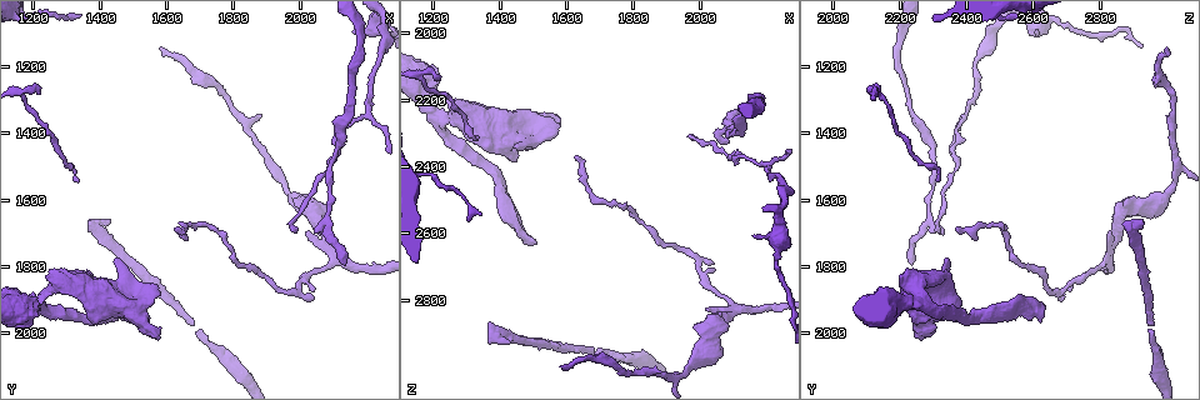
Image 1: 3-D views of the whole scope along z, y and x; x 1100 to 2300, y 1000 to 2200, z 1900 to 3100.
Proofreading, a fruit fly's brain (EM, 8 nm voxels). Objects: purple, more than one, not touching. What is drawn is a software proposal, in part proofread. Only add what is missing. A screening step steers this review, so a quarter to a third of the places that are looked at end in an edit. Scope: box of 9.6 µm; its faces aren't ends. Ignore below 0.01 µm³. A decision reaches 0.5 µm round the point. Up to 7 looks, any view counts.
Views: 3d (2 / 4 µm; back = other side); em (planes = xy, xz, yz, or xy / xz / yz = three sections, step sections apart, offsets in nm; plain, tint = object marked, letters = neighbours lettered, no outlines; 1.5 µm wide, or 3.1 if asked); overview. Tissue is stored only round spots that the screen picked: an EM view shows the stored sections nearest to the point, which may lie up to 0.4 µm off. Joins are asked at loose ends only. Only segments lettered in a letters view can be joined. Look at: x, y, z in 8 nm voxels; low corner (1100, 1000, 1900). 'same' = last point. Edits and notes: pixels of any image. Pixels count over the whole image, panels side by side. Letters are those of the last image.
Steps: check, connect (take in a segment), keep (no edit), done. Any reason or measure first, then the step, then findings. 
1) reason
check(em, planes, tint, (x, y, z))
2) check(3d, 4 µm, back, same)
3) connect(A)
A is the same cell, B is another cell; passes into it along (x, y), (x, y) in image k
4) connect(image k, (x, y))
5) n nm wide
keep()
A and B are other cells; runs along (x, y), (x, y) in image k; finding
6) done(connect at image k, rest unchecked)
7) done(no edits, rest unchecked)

check(3d, 2 µm, (2090, 1690, 2330))

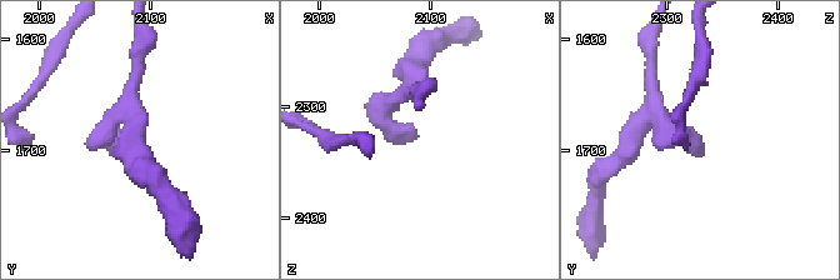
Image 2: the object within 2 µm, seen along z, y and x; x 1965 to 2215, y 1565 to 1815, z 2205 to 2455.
now the EM
check(em, planes, letters, (2088, 1694, 2330))

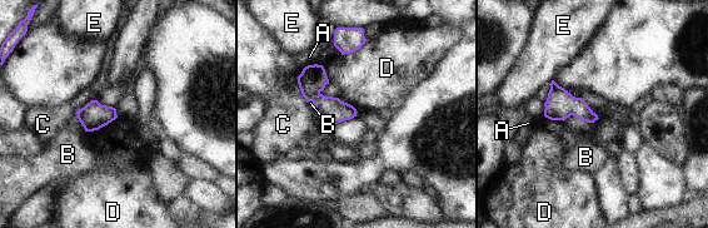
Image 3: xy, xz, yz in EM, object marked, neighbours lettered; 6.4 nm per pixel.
140 nm wide
keep()
A, B, C, D and E are other cells; border along (118, 117), (98, 129), (88, 132) in image 3; no lettered segment goes on from it

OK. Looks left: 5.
tapers out
check(em, xz, step 4, tint, (2160, 1090, 2600))

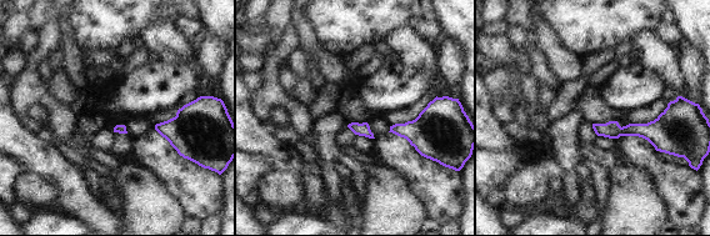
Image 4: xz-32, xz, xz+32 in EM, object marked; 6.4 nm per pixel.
another direction
check(em, planes, letters, same)

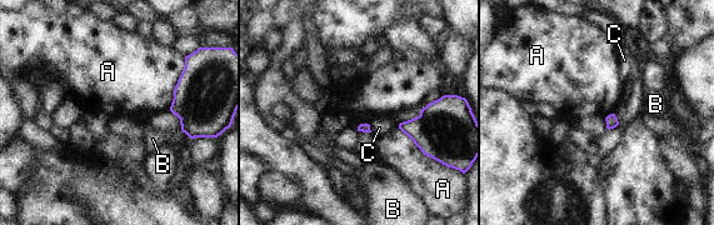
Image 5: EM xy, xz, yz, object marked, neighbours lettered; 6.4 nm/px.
keep()
A, B and C are other cells; border along (185, 61), (169, 110) in image 5; none of them fits

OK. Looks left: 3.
end of a long branch
check(em, xy, step 4, tint, (1340, 1550, 2320))

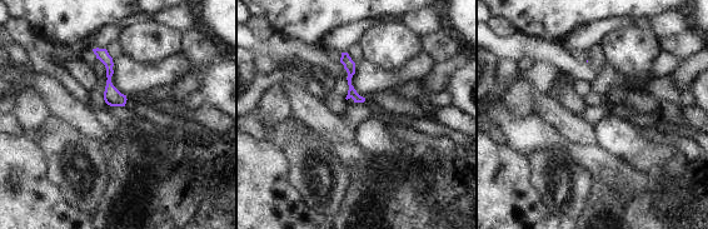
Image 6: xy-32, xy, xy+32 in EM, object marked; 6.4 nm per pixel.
cut it another way
check(em, planes, letters, same)

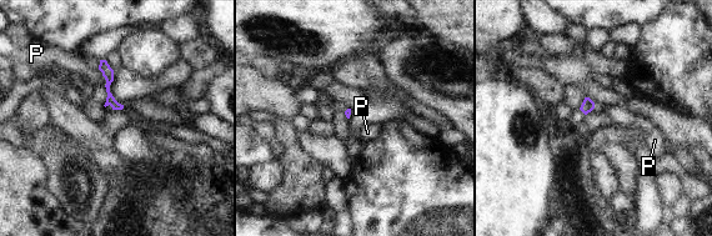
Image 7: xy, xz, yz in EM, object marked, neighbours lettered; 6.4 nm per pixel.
keep()
P is another cell; border along (98, 69), (105, 80), (105, 85) in image 7; no lettered segment goes on from it

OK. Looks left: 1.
done(no edits, rest unchecked)

